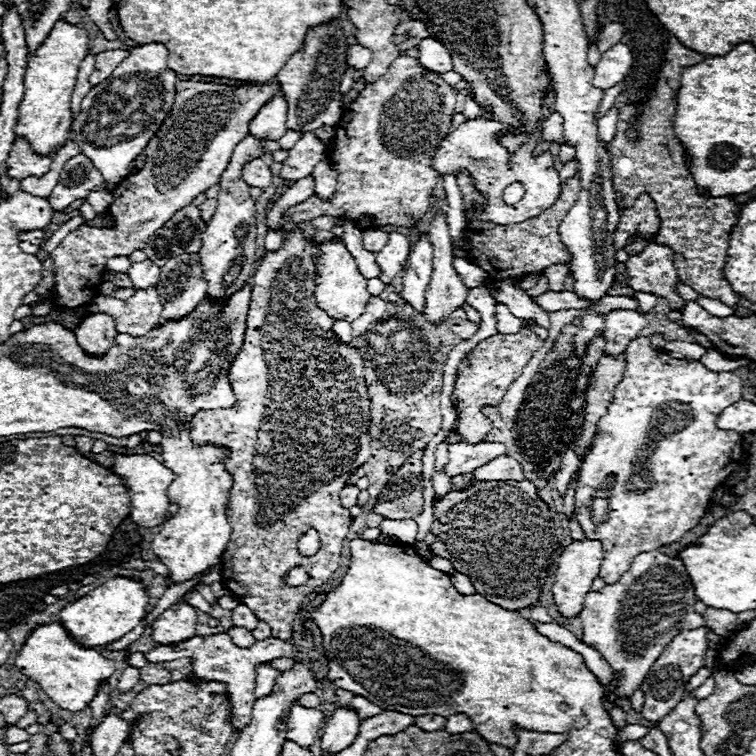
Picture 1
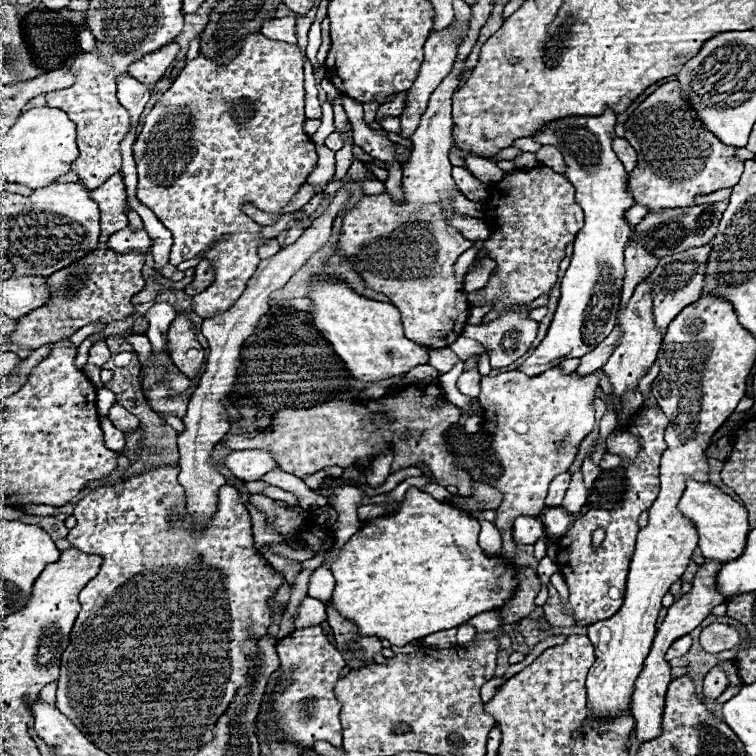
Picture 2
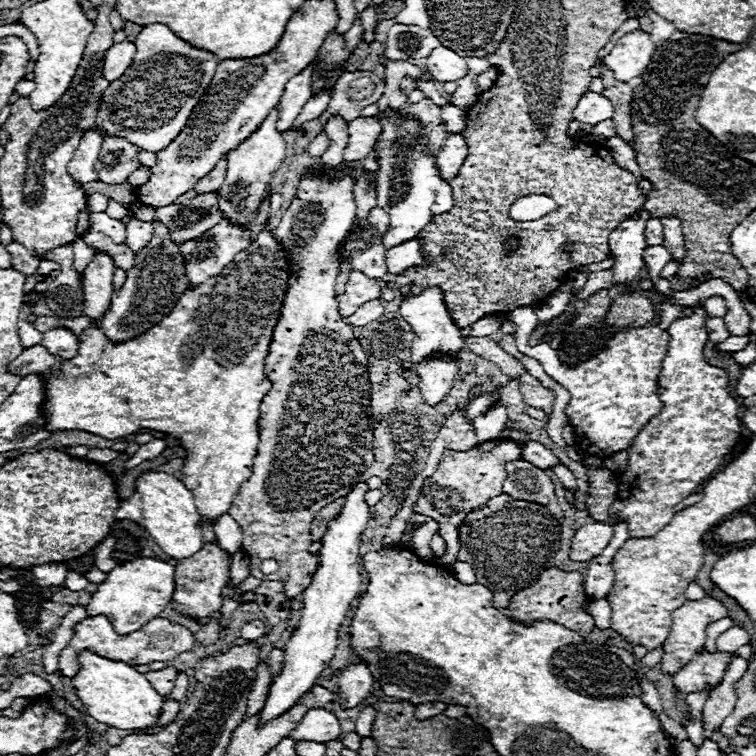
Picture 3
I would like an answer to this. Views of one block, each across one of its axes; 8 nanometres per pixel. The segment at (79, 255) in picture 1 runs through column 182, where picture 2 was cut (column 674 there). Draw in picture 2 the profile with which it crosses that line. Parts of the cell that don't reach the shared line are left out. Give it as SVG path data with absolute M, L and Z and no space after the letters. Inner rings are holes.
M680 82L660 86L626 120L626 140L638 152L638 166L630 174L628 190L638 204L650 210L692 206L694 196L732 188L740 180L744 162L736 158L738 148L724 146L700 124L698 114L682 98Z

